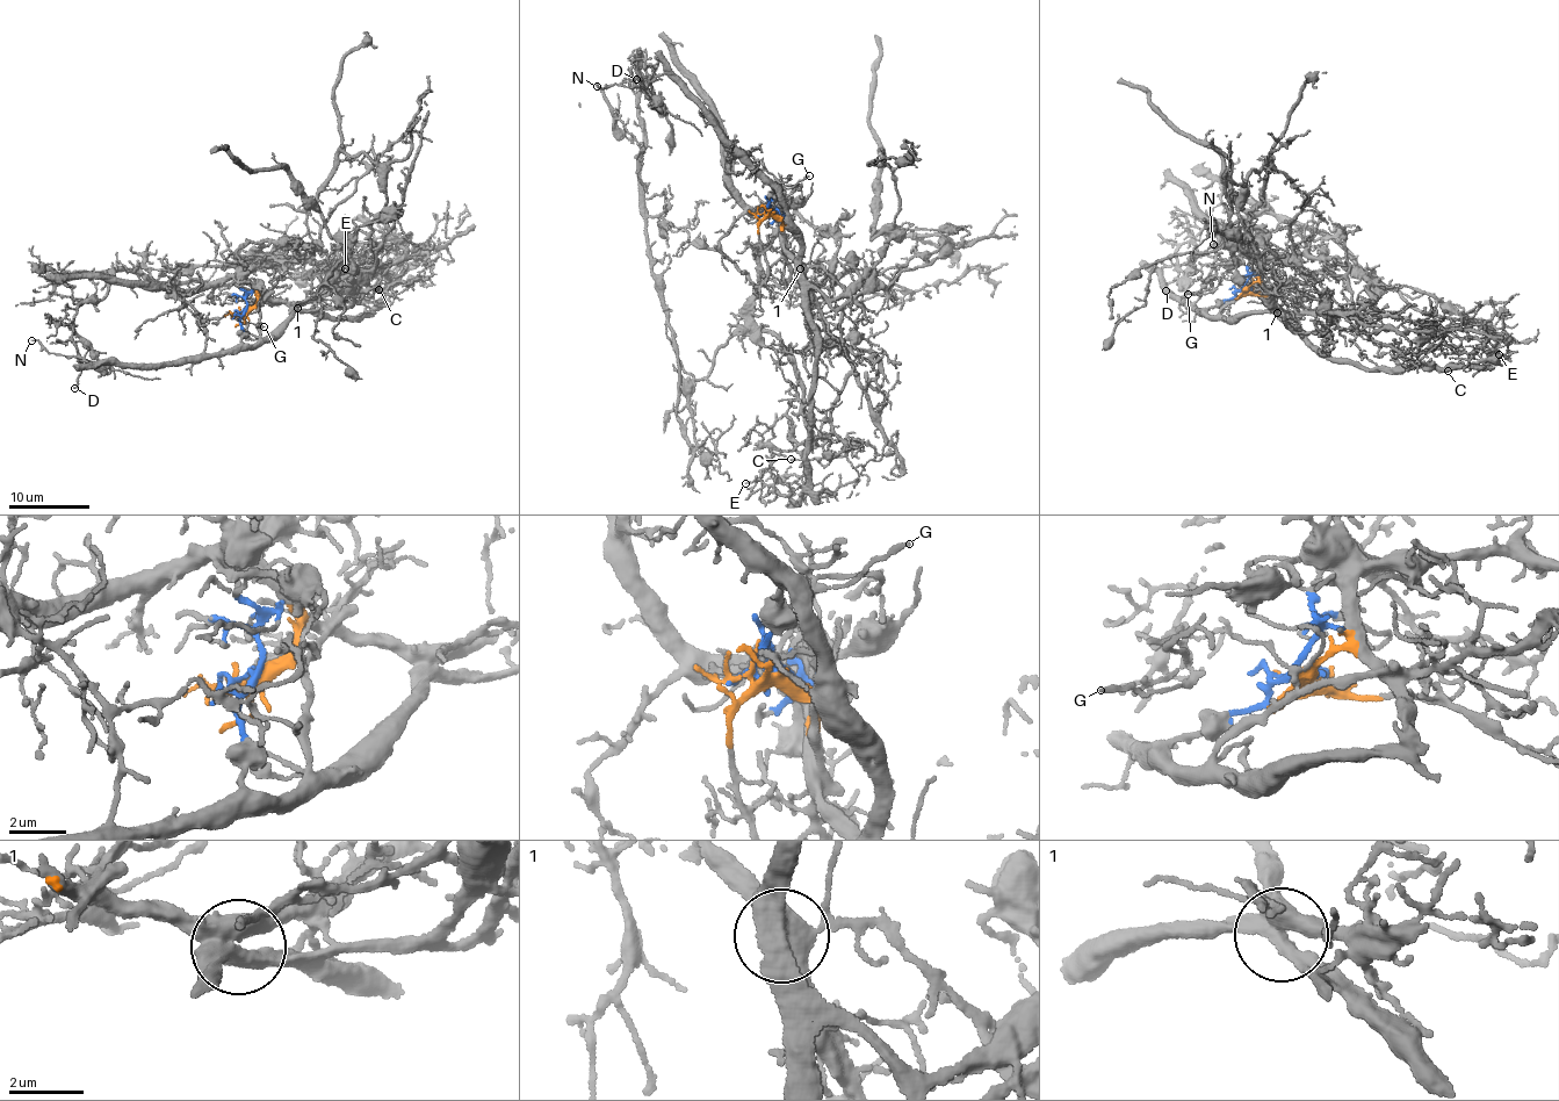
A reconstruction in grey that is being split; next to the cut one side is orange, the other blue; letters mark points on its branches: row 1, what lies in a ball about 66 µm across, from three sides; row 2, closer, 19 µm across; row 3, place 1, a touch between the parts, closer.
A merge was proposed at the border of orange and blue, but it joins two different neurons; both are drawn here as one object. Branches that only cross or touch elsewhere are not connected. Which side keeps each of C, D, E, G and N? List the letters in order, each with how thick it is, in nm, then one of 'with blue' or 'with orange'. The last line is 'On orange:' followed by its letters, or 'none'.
C: 140 nm | with blue
D: 110 nm | with blue
E: 150 nm | with blue
G: 190 nm | with blue
N: 100 nm | with blue
On orange: none

